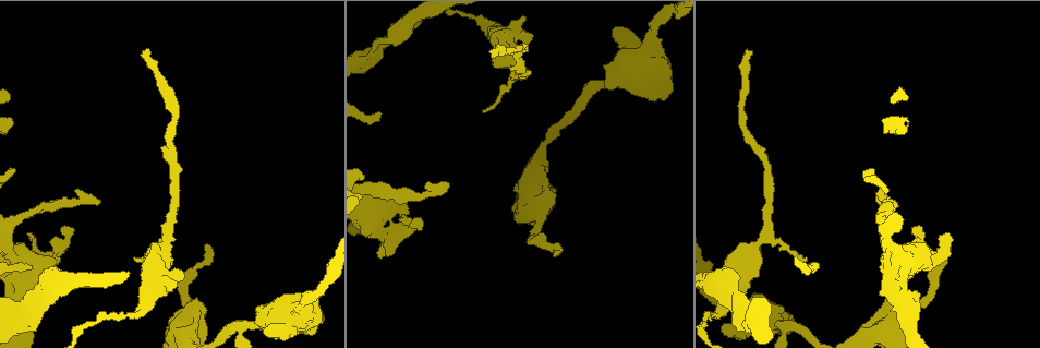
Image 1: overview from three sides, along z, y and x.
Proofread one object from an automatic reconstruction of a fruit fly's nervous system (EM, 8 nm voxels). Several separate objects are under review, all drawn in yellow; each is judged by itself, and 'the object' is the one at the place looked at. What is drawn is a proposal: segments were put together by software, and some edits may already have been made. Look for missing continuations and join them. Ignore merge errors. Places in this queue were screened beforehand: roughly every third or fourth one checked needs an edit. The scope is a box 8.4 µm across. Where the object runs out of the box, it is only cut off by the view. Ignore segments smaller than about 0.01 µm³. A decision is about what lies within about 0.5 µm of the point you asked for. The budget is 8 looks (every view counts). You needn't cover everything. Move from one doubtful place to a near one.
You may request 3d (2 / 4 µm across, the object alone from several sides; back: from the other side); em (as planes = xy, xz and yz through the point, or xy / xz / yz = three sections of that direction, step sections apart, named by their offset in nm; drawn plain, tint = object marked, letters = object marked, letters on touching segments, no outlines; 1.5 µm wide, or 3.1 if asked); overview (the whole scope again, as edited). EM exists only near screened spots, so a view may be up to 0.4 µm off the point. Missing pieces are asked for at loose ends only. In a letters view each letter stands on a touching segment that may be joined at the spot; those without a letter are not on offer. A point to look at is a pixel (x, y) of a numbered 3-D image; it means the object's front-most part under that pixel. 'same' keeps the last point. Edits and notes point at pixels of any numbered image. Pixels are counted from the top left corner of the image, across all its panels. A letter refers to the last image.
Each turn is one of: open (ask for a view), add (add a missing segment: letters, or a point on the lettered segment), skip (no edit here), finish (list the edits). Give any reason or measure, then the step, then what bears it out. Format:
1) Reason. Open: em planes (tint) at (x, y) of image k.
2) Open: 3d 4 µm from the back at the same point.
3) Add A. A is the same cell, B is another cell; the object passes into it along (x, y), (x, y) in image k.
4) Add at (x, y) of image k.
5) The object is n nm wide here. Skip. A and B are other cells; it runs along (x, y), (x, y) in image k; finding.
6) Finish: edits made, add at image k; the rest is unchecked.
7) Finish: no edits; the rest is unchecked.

Free end. Open: em 3.1 µm planes (plain) at (494, 52) of image 1.

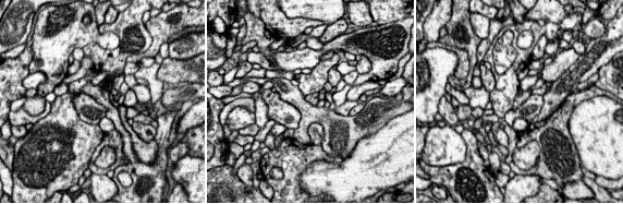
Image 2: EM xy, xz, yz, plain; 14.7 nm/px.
Open: em 3.1 µm planes (letters) at the same point.

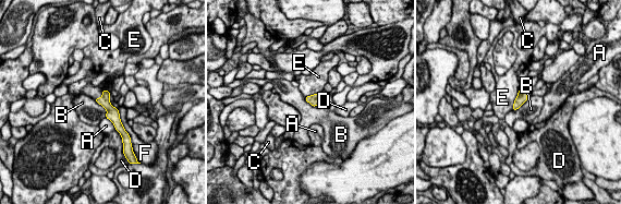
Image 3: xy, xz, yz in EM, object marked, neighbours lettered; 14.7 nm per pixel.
Add C. C is the same cell, A, B, D, E and F are other cells; the object passes into it along (105, 99), (101, 96), (95, 92) in image 3; it goes on there.

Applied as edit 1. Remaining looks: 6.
Redraw. Open: overview.

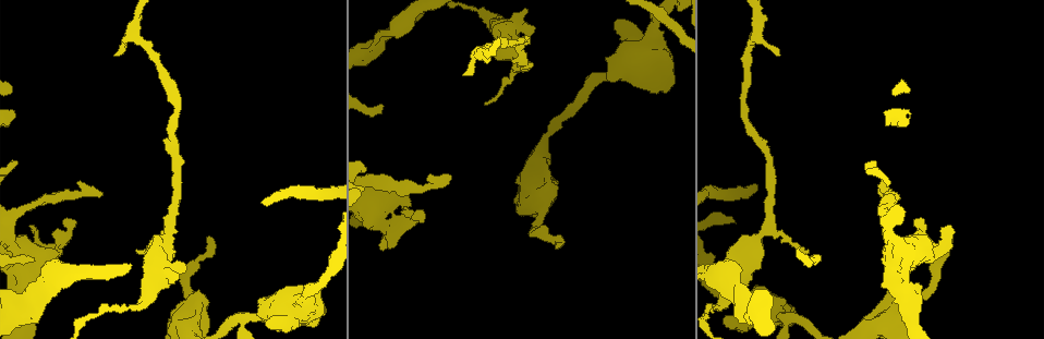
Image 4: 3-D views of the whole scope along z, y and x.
Branch stops here. Open: 3d 2 µm at (414, 219) of image 4.

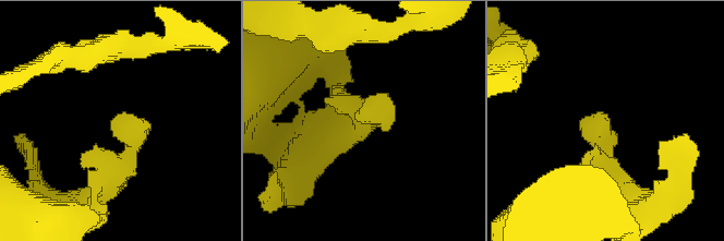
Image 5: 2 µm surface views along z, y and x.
Open: em xz step 4 (letters) at (607, 122) of image 5.

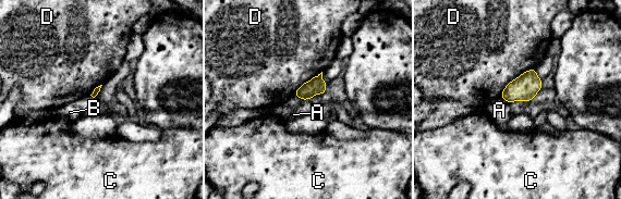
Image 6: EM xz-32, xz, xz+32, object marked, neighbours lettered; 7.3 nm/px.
Skip. A, B, C and D are other cells; a border runs along (499, 96), (503, 100) in image 6; none of them fits.

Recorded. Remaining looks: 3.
Tapers out. Open: 3d 2 µm at (208, 236) of image 4.

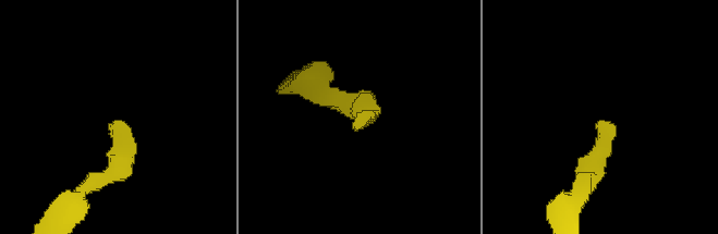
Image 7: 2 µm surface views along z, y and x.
Open: em planes (letters) at (109, 126) of image 7.

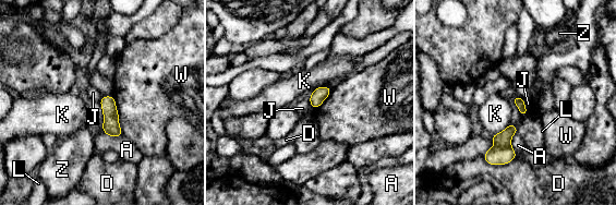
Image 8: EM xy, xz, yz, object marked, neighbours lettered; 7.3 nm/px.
Skip. A, D, J, K, L, W and Z are other cells; none of them fits.

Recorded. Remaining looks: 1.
Finish: edits made, add at image 3; the rest is unchecked.

